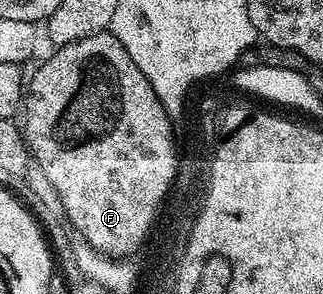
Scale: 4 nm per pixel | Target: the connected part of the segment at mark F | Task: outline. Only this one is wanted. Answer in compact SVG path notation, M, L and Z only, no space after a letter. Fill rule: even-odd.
M103 32L84 36L83 39L78 39L74 43L57 47L54 52L55 54L31 78L29 75L28 89L24 94L24 114L26 110L24 137L31 159L36 163L37 169L42 170L44 176L48 176L48 184L52 184L52 188L56 190L65 210L65 221L74 225L73 233L86 242L94 242L95 246L100 246L111 253L125 253L138 245L139 238L145 234L151 214L154 213L154 208L158 205L158 199L162 196L162 192L167 190L166 182L174 185L174 178L178 172L180 150L177 145L174 147L174 130L170 127L171 115L167 114L162 107L156 92L152 92L152 84L148 84L144 72L140 72L140 68L136 68L136 64L132 64L132 56L128 56L128 52L124 52L124 44L120 44L120 40L116 40L114 34Z

